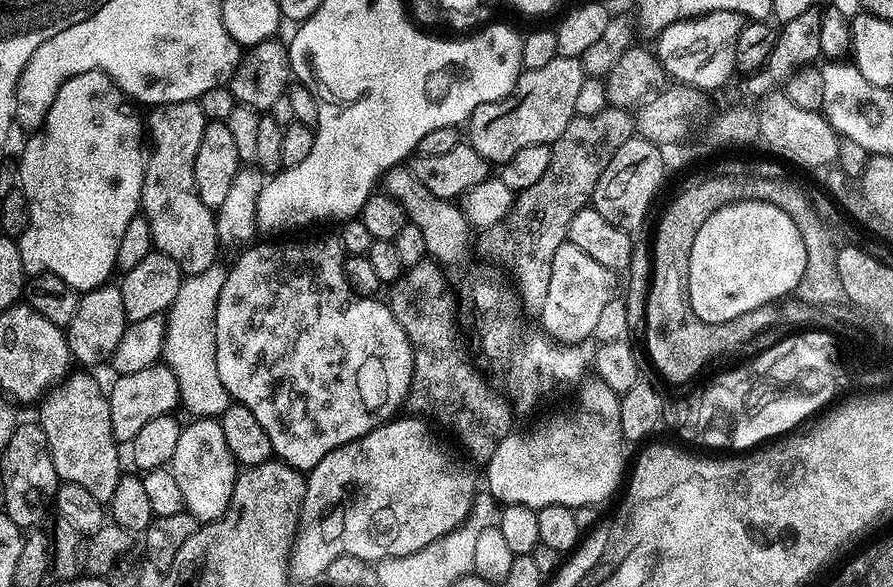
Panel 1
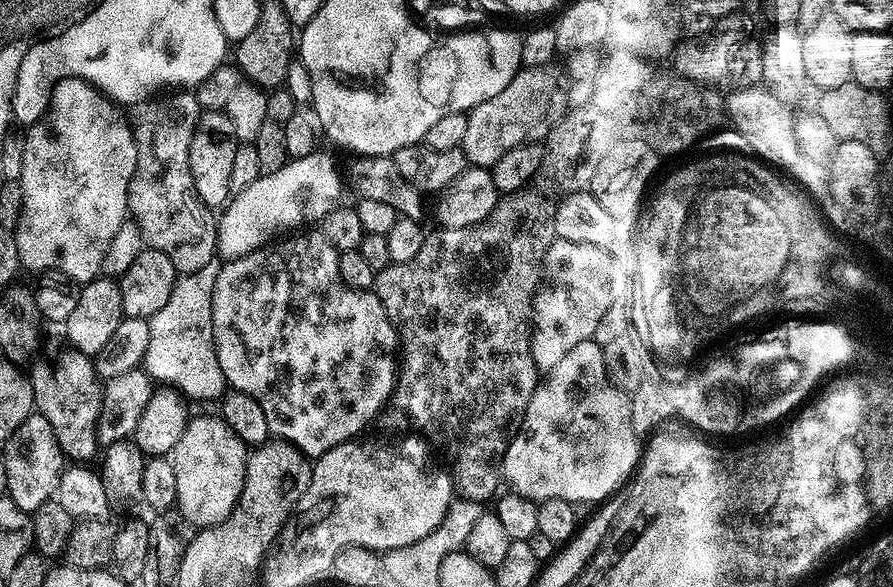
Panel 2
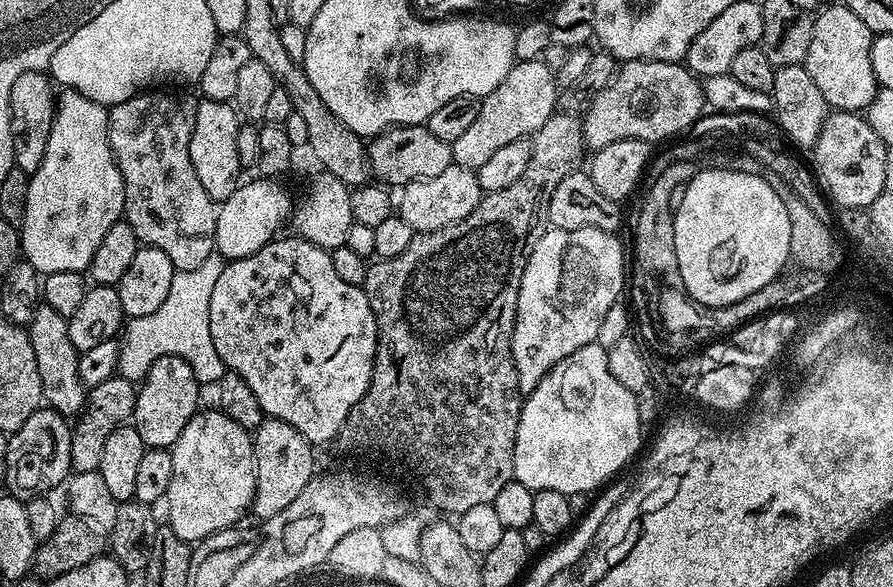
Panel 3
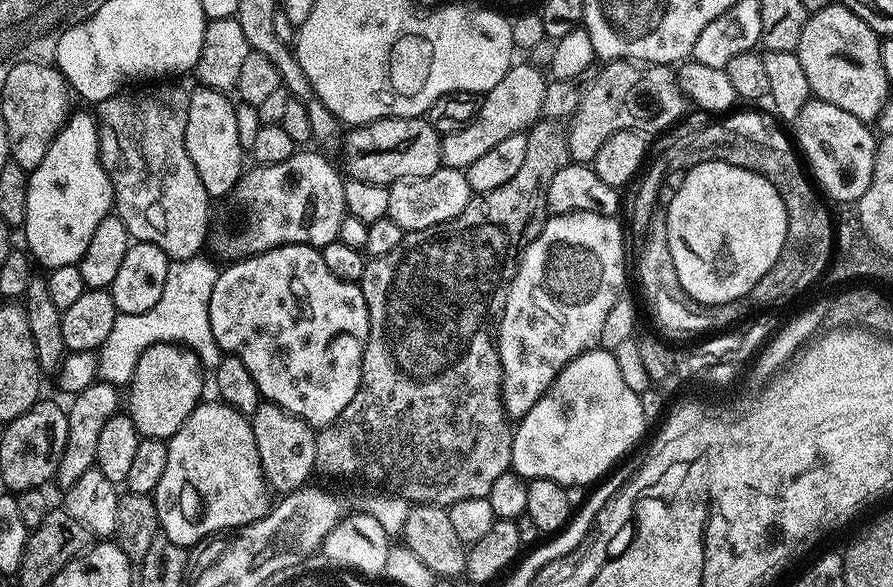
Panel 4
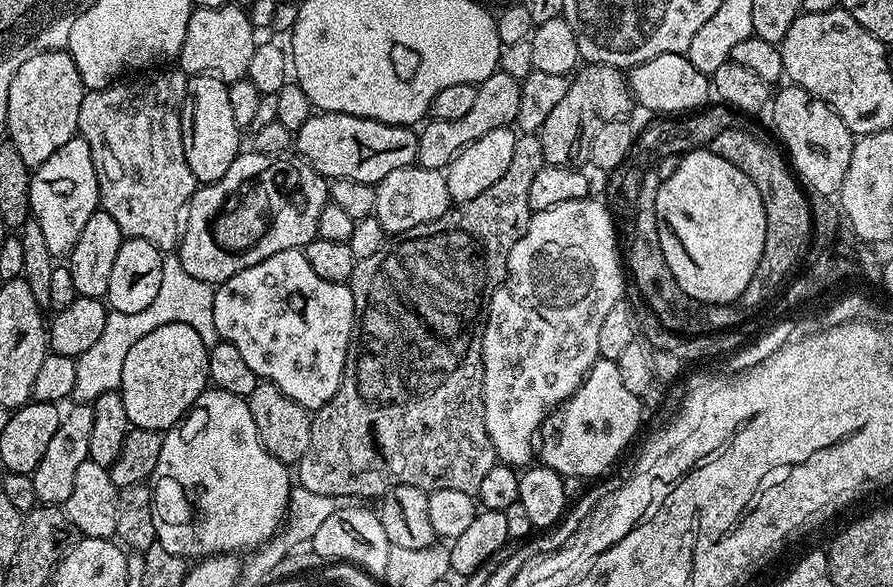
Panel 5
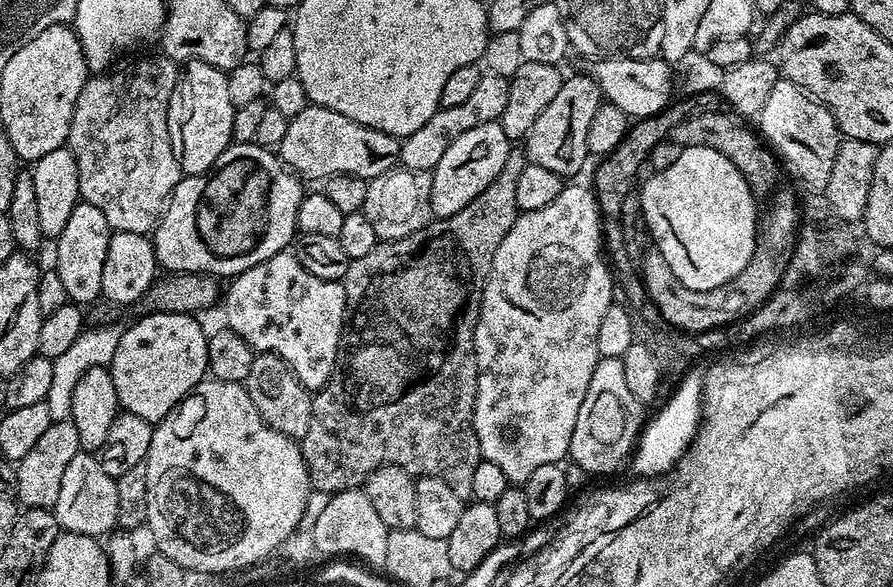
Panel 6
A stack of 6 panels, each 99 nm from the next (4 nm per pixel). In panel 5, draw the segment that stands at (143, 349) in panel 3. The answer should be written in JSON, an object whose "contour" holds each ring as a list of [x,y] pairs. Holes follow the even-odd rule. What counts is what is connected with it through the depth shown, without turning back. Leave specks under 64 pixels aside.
{"contour":[[[165,255],[162,262],[162,290],[158,290],[154,302],[150,302],[150,306],[142,310],[137,310],[135,314],[109,311],[106,327],[98,342],[94,342],[94,346],[90,346],[86,354],[75,357],[77,373],[71,399],[77,404],[91,404],[102,394],[117,391],[122,382],[122,365],[126,363],[127,352],[136,347],[138,338],[150,334],[150,330],[158,330],[158,326],[182,322],[186,326],[194,326],[194,330],[198,330],[198,338],[202,338],[204,344],[211,346],[217,343],[213,291],[213,285],[186,274],[179,255]]]}

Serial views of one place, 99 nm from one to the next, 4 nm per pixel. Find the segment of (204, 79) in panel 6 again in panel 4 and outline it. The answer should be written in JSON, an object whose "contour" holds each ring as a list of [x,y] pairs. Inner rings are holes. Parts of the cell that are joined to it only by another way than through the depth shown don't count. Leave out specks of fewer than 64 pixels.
{"contour":[[[196,86],[196,89],[193,87],[188,93],[188,113],[186,114],[186,134],[184,135],[186,138],[186,154],[190,154],[190,162],[194,162],[194,170],[198,170],[198,178],[202,178],[202,186],[206,186],[210,190],[216,190],[216,188],[225,188],[225,190],[231,189],[234,182],[239,180],[246,170],[245,165],[240,165],[240,155],[242,155],[243,152],[245,155],[246,152],[245,147],[243,150],[240,146],[240,134],[242,134],[242,128],[238,124],[236,117],[233,115],[233,101],[230,102],[227,98],[228,96],[225,95],[223,91],[203,86]]]}

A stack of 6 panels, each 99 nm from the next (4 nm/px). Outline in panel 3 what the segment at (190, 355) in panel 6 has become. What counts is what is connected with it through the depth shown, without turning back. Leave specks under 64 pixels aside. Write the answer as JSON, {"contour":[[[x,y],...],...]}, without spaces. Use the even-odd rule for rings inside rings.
{"contour":[[[163,356],[158,362],[154,362],[154,366],[150,366],[143,380],[139,381],[136,405],[130,421],[138,434],[142,434],[145,449],[171,449],[182,430],[186,430],[186,422],[190,422],[190,418],[201,407],[200,392],[202,385],[197,382],[192,367],[182,358]]]}

